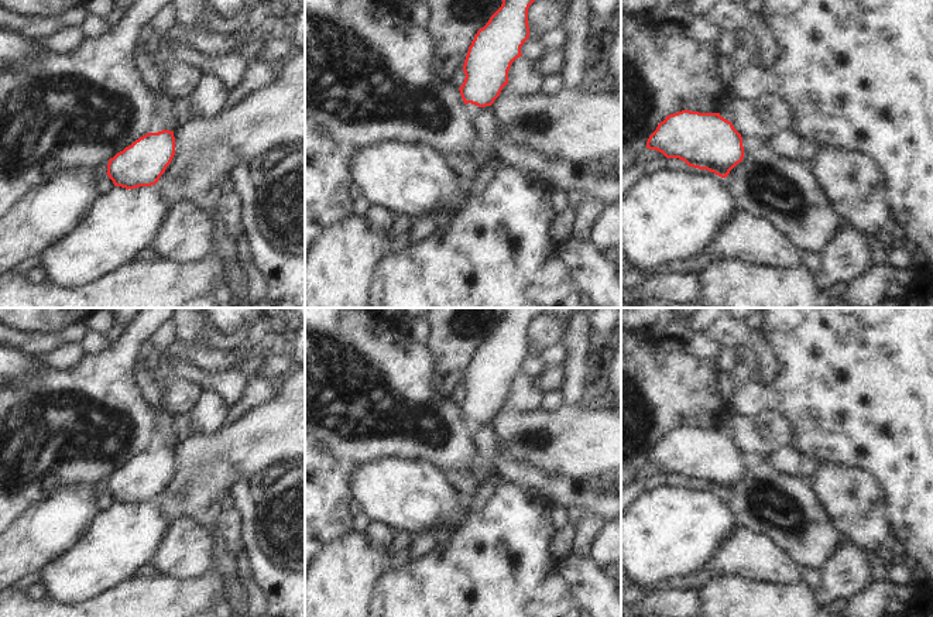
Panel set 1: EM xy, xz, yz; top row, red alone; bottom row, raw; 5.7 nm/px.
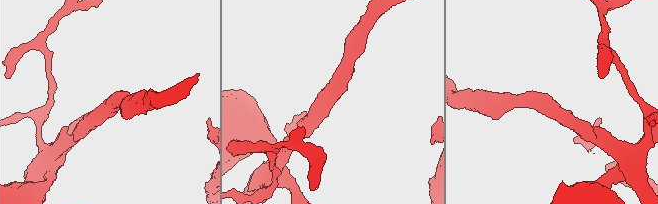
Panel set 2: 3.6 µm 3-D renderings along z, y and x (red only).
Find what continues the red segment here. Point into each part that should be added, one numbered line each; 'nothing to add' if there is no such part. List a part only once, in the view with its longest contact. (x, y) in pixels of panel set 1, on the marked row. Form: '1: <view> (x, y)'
nothing to add.

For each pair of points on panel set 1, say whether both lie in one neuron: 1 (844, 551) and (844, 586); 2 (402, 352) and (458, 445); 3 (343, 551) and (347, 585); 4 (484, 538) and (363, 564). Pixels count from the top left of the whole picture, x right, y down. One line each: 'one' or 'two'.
1: one
2: one
3: one
4: two

